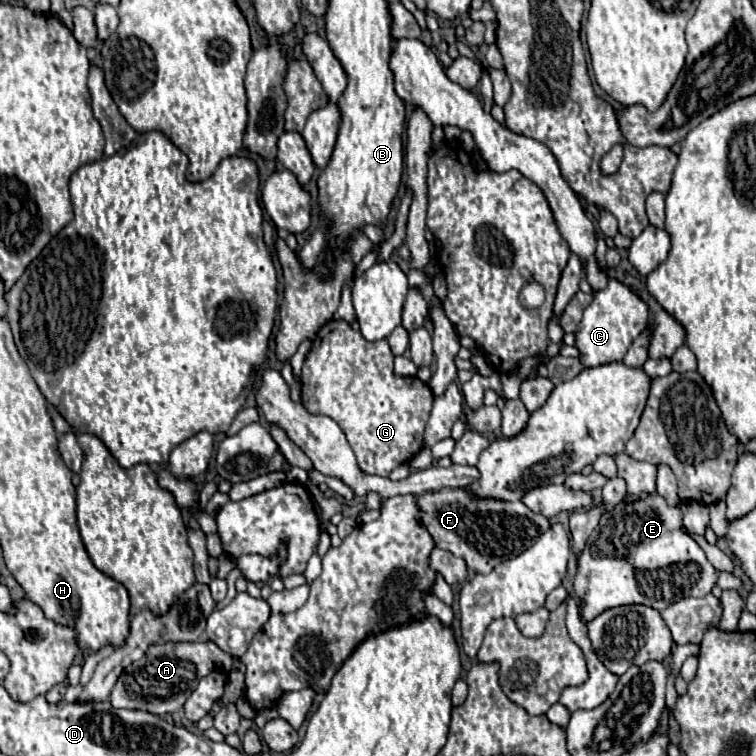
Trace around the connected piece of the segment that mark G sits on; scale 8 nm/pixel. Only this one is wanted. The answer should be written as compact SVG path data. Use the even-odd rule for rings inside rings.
M329 321L313 339L313 347L305 359L301 401L309 413L329 415L339 423L365 473L387 477L395 467L411 461L413 455L423 449L423 429L433 407L433 393L417 377L397 377L393 373L393 353L387 339L371 343L347 321Z

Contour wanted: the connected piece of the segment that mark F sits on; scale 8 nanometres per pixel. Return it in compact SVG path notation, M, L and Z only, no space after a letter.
M441 489L441 491L431 491L419 497L421 509L425 511L425 527L429 527L429 533L433 535L433 539L437 539L437 547L455 553L457 557L465 559L467 567L473 569L475 573L491 573L495 565L517 557L519 553L523 553L525 549L529 549L533 545L533 541L537 541L537 537L541 535L541 531L549 529L549 521L543 515L537 515L533 511L529 511L521 501L515 503L501 503L497 499L475 499L473 495L469 495L469 491L465 489Z

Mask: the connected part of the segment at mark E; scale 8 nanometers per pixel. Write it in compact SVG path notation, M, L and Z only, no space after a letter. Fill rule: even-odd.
M641 495L637 503L617 503L611 511L605 511L599 525L593 529L585 549L577 559L577 573L573 579L573 589L583 605L583 619L591 621L603 611L619 605L649 605L663 611L675 601L685 597L705 597L715 581L717 569L707 561L703 549L681 531L681 509L669 507L659 495Z

